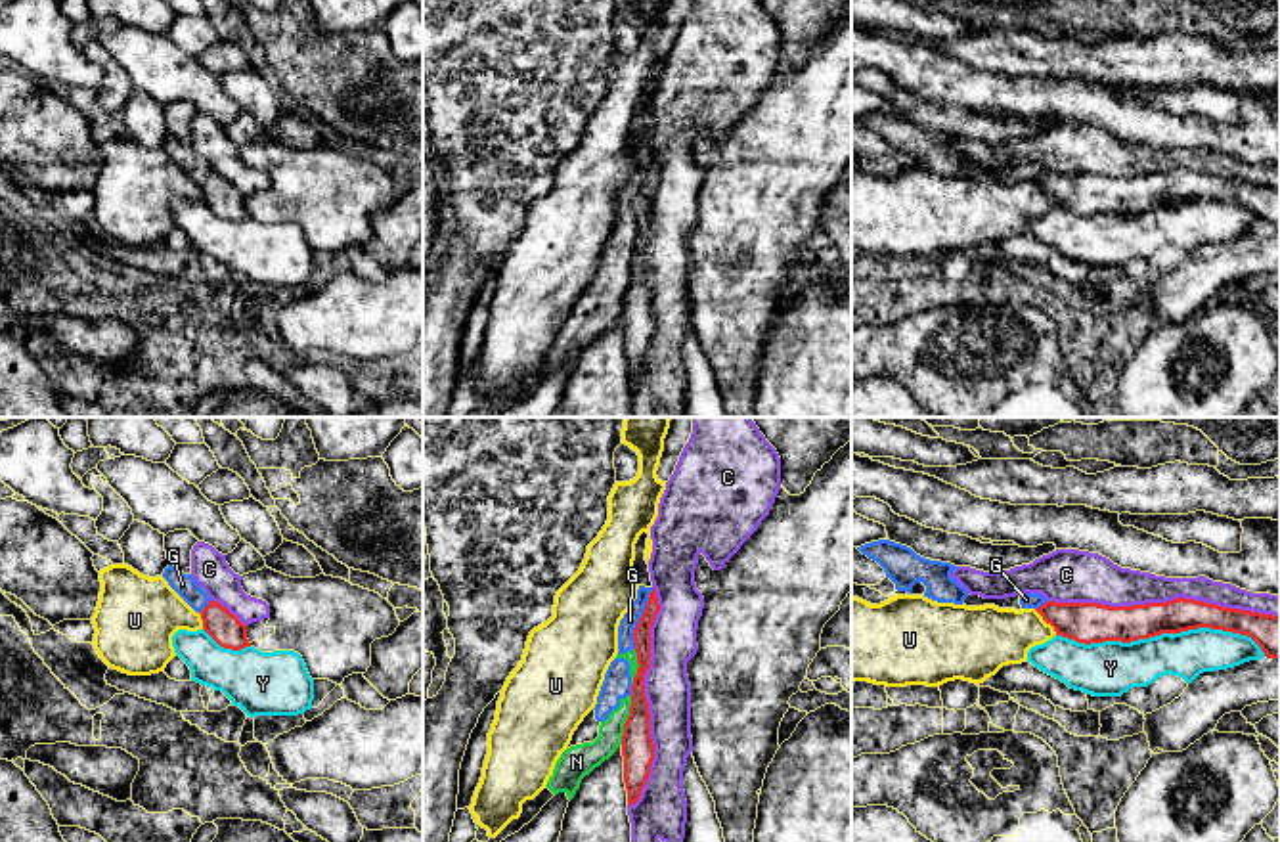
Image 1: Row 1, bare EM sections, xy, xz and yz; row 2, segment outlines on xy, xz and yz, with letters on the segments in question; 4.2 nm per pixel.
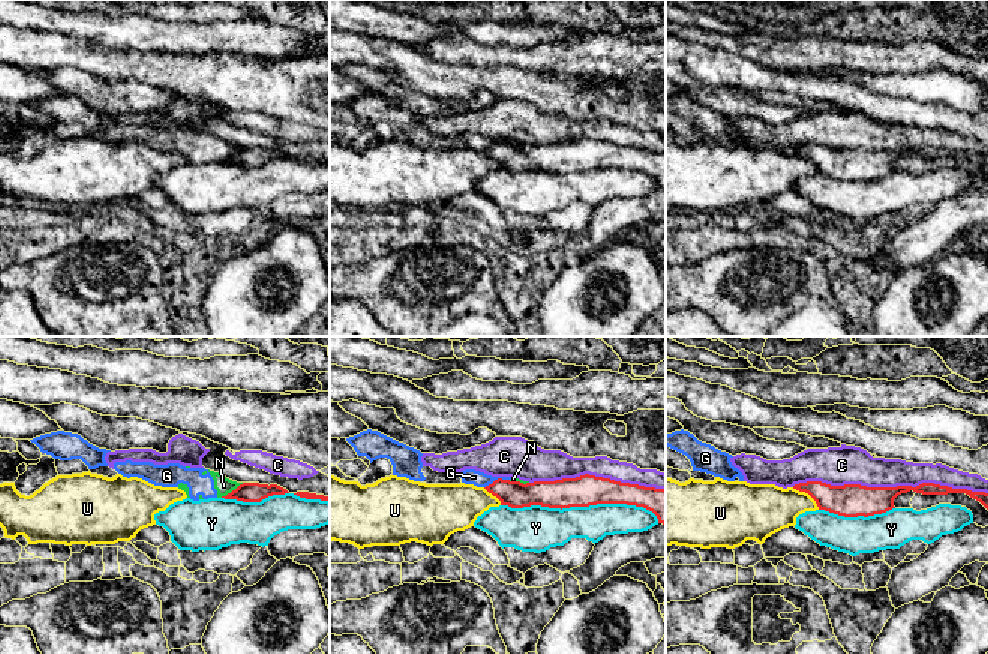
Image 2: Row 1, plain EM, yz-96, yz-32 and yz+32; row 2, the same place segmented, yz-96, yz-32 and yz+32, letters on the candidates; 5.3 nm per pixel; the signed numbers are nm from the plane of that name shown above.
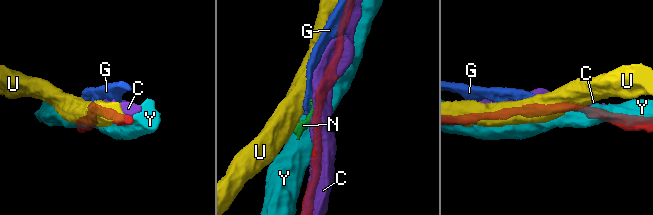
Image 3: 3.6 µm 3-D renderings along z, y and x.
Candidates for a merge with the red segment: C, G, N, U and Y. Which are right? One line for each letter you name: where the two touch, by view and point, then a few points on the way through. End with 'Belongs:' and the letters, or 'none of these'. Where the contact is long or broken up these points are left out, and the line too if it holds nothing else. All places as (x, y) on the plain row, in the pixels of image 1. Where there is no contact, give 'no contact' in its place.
Belongs: none of these

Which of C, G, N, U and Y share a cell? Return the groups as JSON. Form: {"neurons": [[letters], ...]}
{"neurons": [["C"], ["G", "N"], ["U"], ["Y"]]}

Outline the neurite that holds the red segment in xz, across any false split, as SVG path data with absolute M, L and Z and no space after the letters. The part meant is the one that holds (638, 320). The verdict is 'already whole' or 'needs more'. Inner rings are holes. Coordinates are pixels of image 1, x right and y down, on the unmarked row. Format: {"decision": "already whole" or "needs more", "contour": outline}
{"decision": "already whole", "contour": "M652 159L645 184L641 186L639 195L633 201L639 239L633 249L631 277L622 306L624 354L629 377L633 377L639 371L654 331L654 316L651 310L651 285L643 253L647 241L651 239L651 197L658 182L660 176L656 161Z"}

